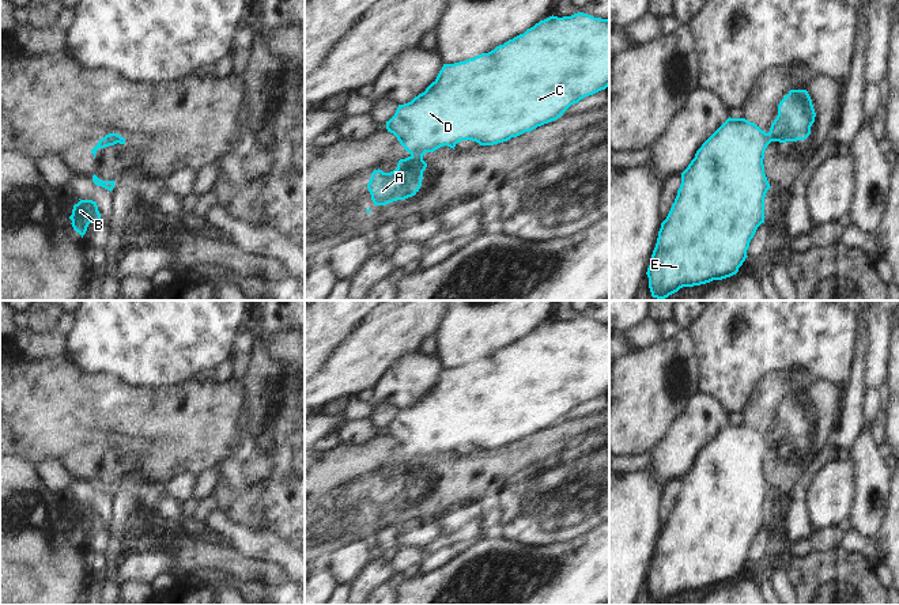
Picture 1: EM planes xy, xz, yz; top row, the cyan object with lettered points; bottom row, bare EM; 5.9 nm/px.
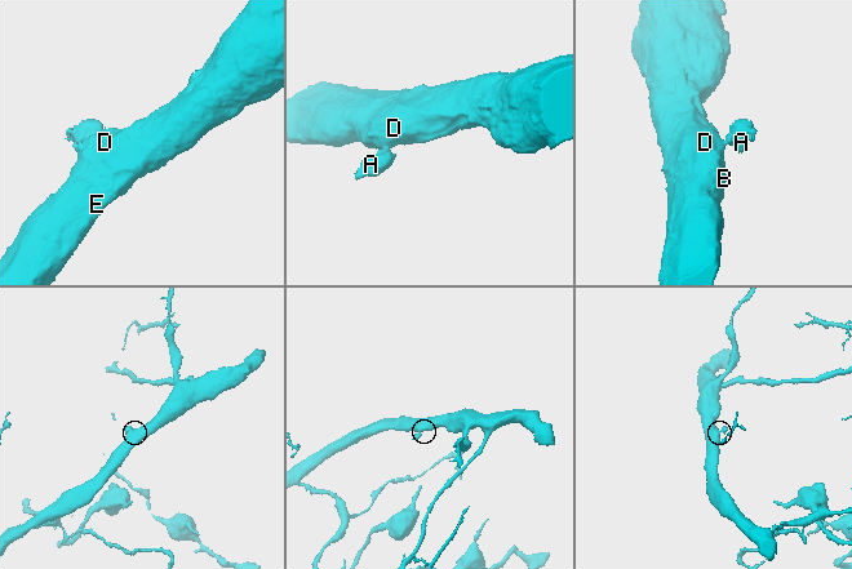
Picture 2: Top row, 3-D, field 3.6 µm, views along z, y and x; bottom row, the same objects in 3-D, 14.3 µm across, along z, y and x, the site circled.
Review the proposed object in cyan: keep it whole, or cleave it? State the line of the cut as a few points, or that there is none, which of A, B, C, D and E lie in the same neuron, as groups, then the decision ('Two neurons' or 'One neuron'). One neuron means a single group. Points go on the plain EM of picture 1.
Split along xz (411, 458), (422, 461). Groups: A / B C D E. Two neurons

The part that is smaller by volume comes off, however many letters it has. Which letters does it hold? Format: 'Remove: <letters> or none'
Remove: A

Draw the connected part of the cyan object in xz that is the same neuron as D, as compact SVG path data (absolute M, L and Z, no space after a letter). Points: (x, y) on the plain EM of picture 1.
M583 317L563 322L552 319L488 358L454 368L443 368L437 383L424 397L408 408L398 409L394 420L386 426L386 434L411 460L423 461L443 450L454 454L462 445L494 450L558 424L571 409L608 390L609 324Z

